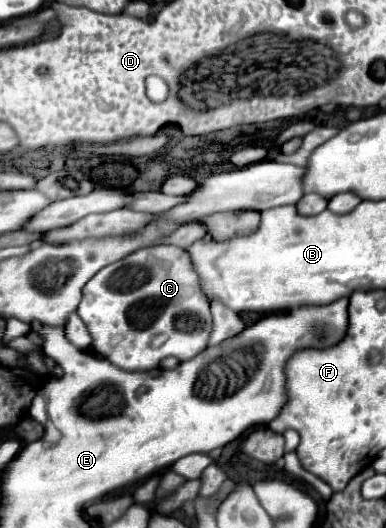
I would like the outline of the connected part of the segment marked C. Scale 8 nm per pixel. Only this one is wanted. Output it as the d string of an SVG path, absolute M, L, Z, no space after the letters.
M177 246L139 248L137 252L101 268L83 288L79 316L91 332L93 350L125 370L151 370L167 356L189 360L209 346L209 332L213 330L209 298L201 292L199 276L189 254Z

